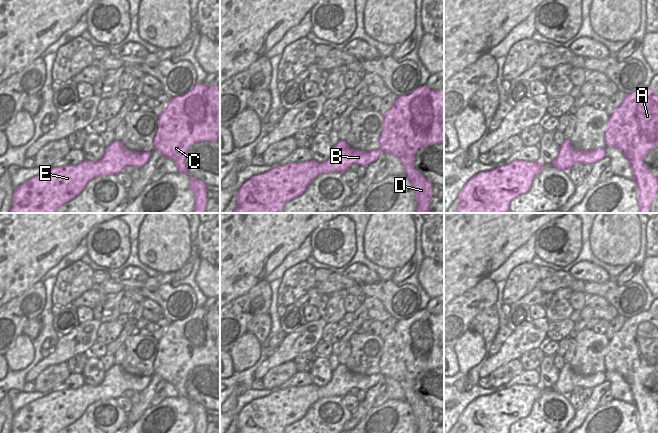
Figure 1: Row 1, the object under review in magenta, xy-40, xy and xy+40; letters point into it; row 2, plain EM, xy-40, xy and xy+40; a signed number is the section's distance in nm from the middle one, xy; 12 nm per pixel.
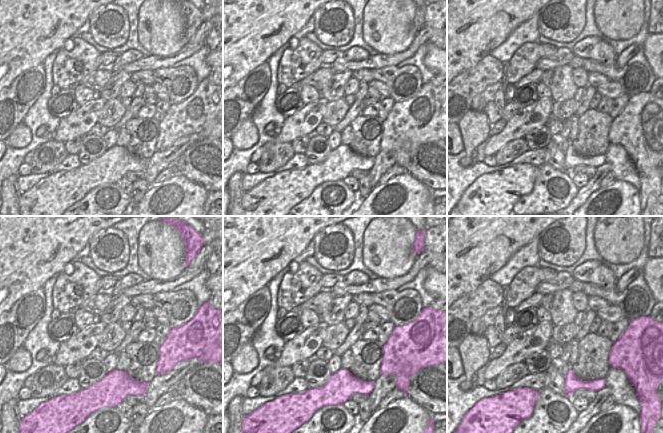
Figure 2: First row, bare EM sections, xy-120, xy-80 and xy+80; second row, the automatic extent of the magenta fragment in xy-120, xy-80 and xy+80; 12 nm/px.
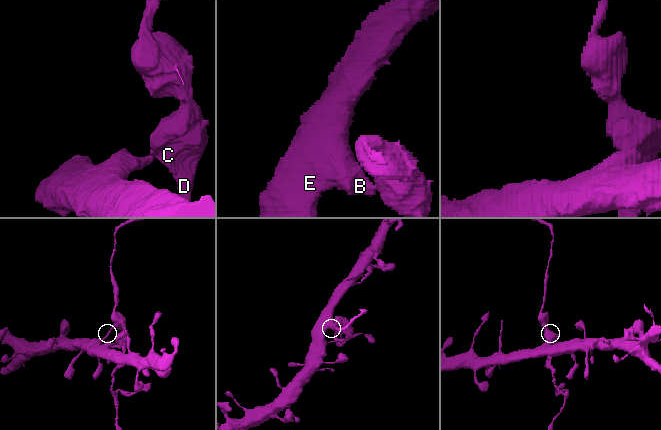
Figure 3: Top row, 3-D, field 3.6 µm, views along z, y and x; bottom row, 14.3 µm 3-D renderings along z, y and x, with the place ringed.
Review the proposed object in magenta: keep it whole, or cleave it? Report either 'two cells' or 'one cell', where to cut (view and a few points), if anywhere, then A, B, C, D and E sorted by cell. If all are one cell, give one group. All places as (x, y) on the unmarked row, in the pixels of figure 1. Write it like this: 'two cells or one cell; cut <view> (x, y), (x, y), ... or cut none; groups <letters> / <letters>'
two cells; cut xy (379, 372), (383, 375); groups A C D / B E

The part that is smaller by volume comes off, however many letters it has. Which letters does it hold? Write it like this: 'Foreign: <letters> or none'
Foreign: A, C, D

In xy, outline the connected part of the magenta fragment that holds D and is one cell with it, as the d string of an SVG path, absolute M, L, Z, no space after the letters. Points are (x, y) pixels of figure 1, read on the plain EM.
M424 309L408 319L398 320L383 341L379 373L401 385L406 400L413 409L417 433L429 433L433 421L433 408L415 393L415 379L420 372L434 368L444 368L444 313L434 315Z

